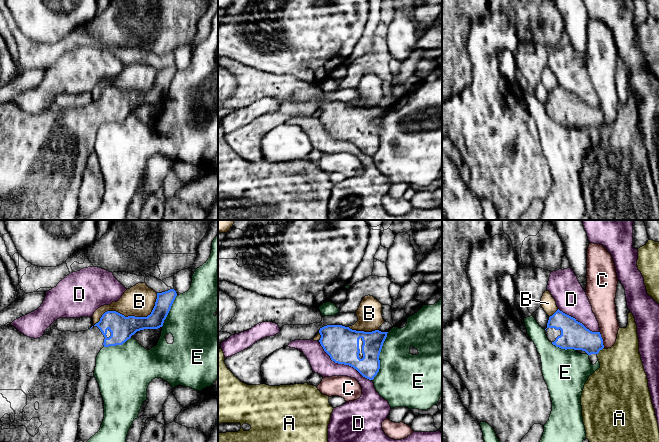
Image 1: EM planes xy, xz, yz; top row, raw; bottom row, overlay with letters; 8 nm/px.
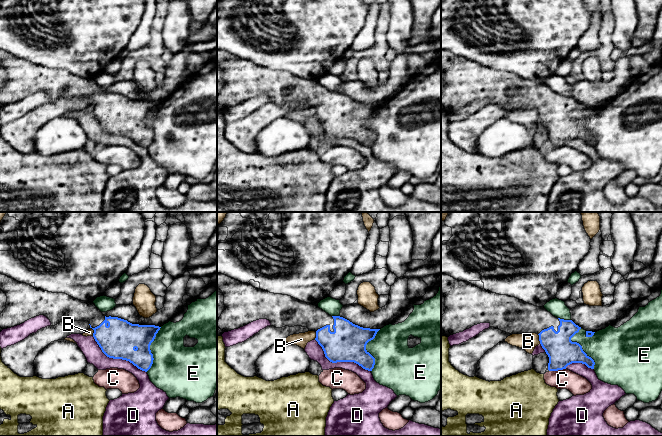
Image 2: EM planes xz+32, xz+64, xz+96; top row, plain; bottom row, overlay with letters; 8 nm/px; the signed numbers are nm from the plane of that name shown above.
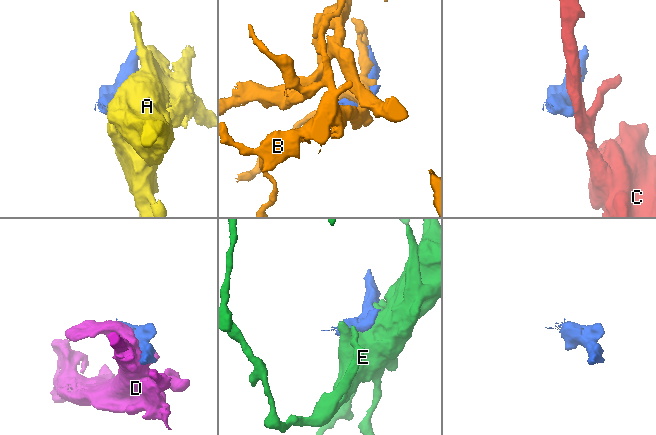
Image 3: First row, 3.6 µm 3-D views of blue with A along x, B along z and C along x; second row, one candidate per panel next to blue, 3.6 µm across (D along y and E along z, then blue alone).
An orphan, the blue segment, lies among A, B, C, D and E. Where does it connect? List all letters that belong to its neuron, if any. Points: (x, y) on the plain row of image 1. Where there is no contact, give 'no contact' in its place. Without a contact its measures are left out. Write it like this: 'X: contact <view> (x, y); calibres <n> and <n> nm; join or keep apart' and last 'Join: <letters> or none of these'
A: contact yz (599, 126); calibres 220 and 360 nm; keep apart
B: contact xy (130, 92); calibres 190 and 260 nm; keep apart
C: contact yz (602, 115); calibres 220 and 190 nm; keep apart
D: contact xz (342, 139); calibres 280 and 170 nm; keep apart
E: contact xz (378, 132); calibres 190 and 380 nm; keep apart
Join: none of these

